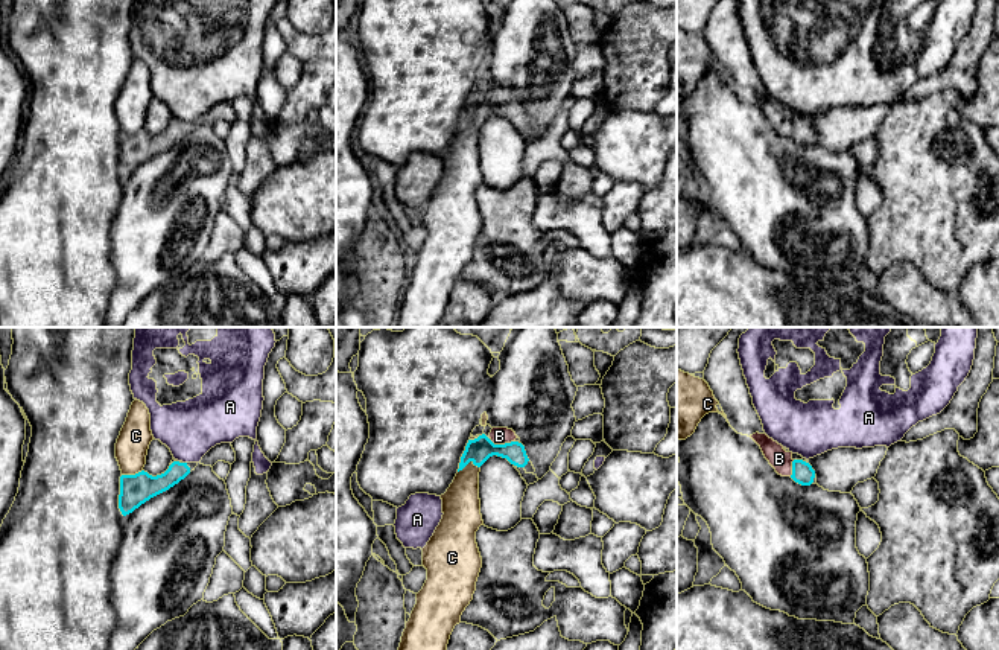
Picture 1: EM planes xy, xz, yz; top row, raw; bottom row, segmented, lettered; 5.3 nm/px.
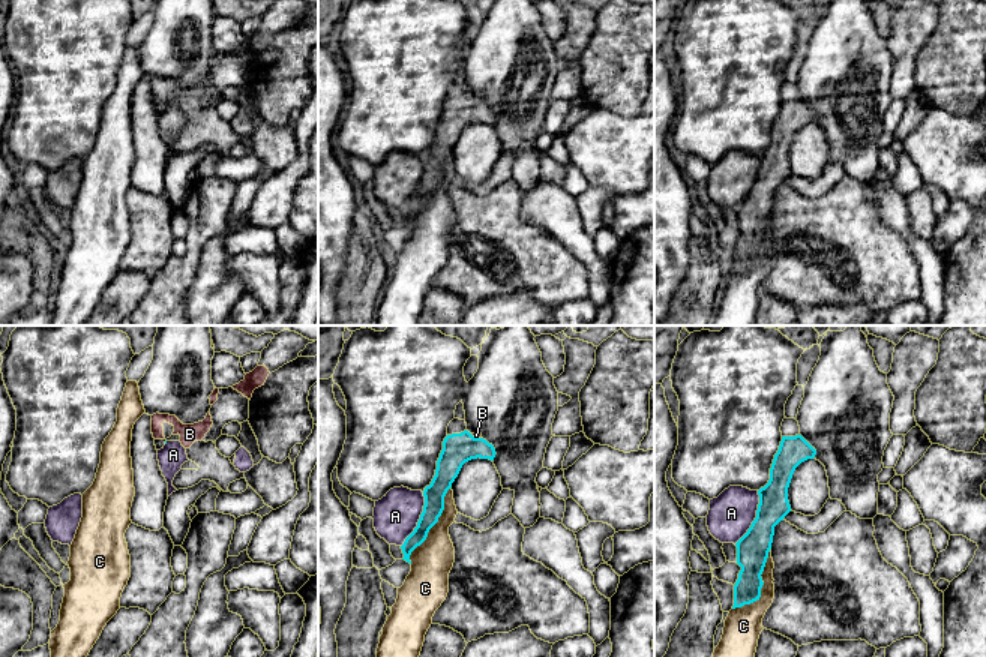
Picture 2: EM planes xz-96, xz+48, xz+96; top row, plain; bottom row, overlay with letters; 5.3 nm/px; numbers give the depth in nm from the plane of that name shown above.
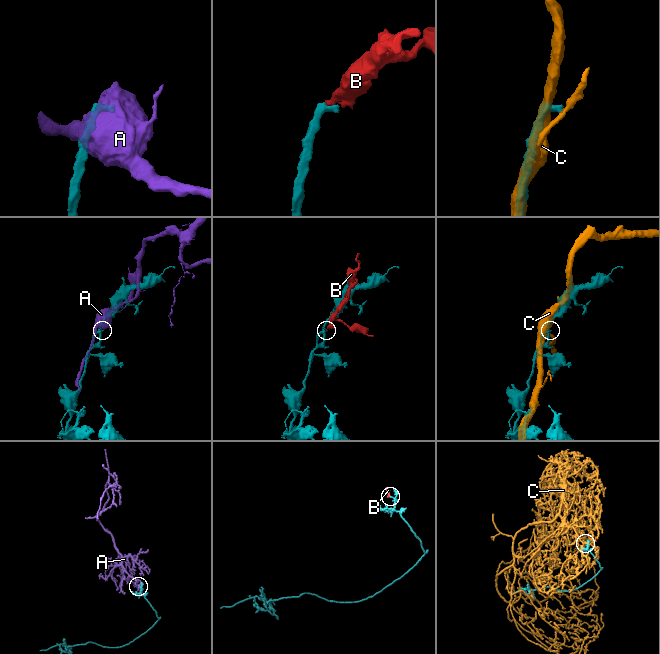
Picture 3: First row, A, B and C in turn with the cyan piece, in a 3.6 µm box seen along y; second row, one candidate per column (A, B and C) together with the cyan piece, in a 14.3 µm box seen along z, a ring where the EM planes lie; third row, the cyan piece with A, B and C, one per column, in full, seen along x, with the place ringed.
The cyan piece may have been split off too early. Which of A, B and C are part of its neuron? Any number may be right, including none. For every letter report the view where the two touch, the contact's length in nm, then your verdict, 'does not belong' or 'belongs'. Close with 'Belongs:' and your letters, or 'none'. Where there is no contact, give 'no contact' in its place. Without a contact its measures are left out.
A: meets cyan in xy; contact 30 nm long; does not belong
B: meets cyan in xz; contact 140 nm long; belongs
C: meets cyan in xz; contact 120 nm long; does not belong
Belongs: B

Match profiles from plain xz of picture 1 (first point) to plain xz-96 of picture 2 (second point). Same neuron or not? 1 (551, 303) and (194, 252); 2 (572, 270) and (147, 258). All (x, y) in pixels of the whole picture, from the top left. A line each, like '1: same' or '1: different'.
1: different
2: same

